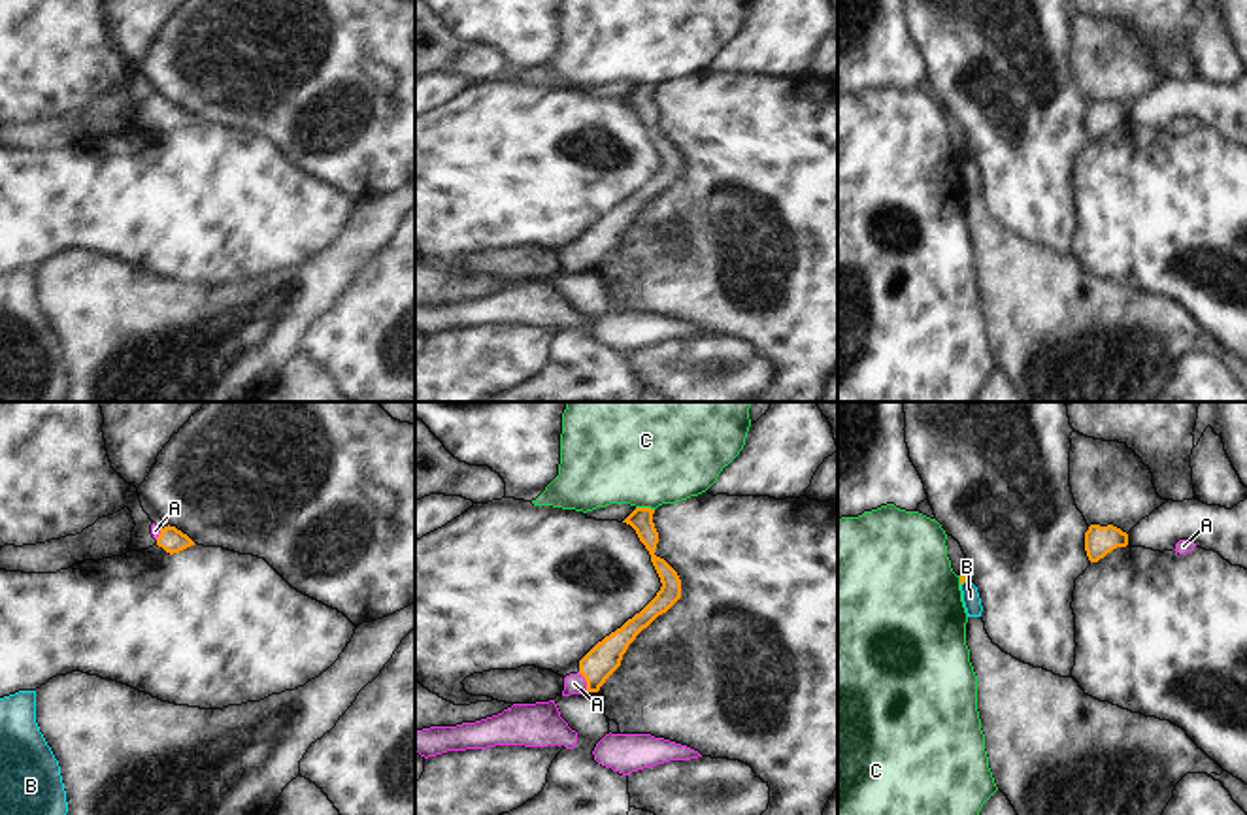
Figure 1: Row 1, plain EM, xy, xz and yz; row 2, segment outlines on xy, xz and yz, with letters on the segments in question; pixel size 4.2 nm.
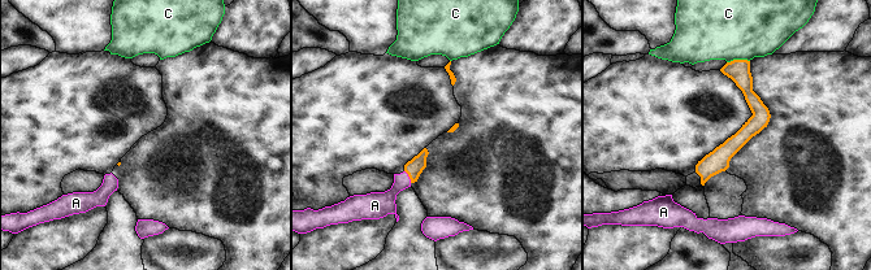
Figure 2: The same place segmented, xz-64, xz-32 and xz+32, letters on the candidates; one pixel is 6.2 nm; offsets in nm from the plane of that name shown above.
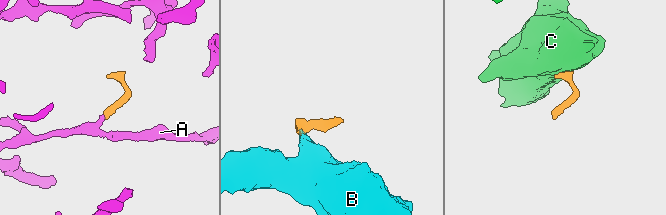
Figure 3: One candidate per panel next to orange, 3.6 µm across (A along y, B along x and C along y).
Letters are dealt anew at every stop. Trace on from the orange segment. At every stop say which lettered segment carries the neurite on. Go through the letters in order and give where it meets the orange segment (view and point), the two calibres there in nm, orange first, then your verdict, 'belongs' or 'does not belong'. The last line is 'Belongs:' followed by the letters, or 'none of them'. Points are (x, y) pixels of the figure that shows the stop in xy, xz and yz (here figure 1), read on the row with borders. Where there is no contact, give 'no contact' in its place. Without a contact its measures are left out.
A: meets orange in xz at (585, 680); 140 nm thick on the orange side, 90 nm on the other; belongs
B: meets orange in yz at (964, 580); 30 nm thick on the orange side, 80 nm on the other; does not belong
C: meets orange in xz at (646, 508); 100 nm thick on the orange side, 480 nm on the other; does not belong
Belongs: A

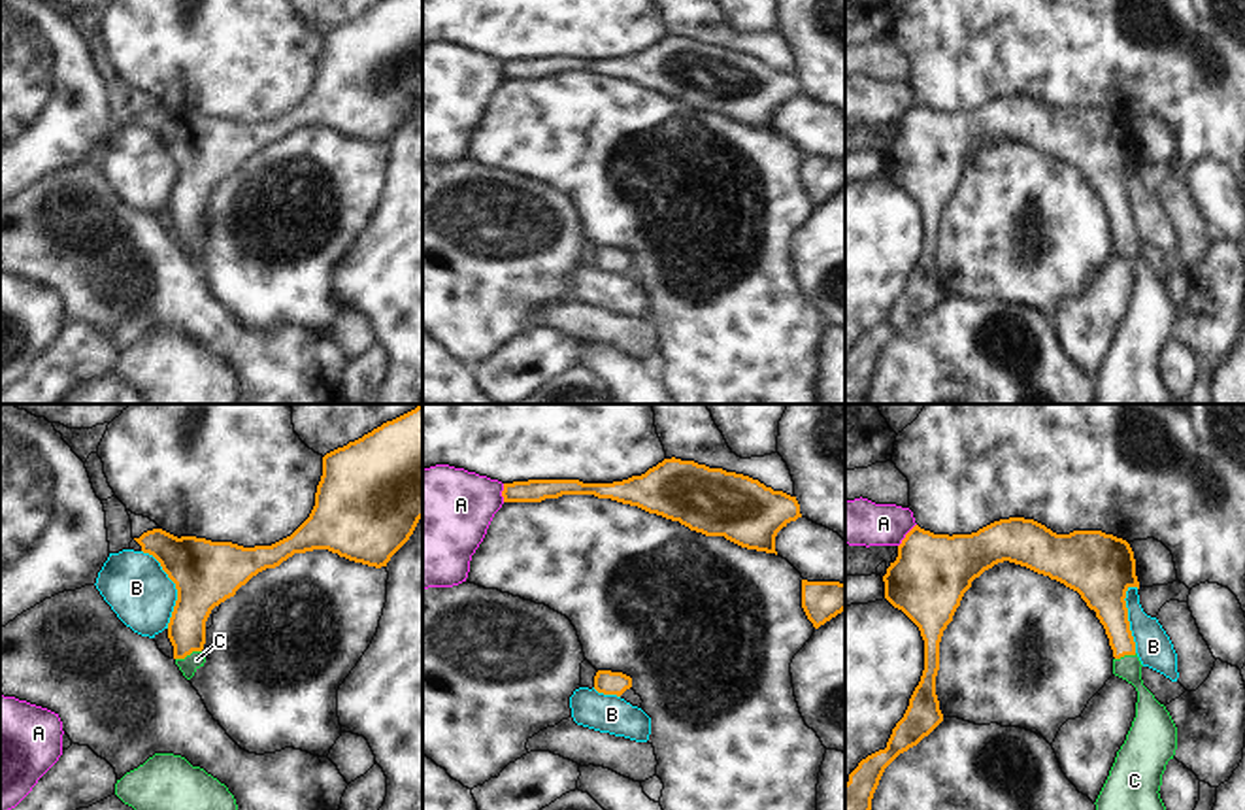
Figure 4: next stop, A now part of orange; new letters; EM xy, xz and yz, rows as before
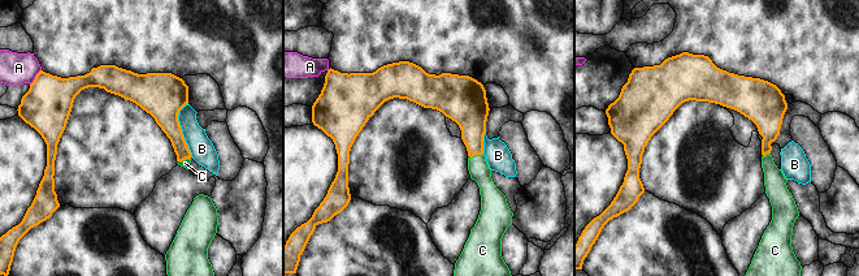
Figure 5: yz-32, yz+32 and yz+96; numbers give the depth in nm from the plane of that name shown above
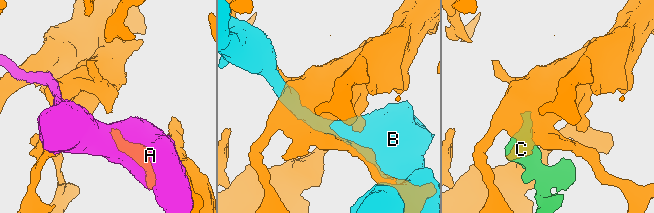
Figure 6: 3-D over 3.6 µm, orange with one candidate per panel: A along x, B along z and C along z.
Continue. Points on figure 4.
A: meets orange in yz at (906, 535); 320 nm thick on the orange side, 200 nm on the other; does not belong
B: meets orange in xy at (176, 588); 280 nm thick on the orange side, 280 nm on the other; does not belong
C: meets orange in xy at (187, 654); 170 nm thick on the orange side, 70 nm on the other; belongs
Belongs: C

